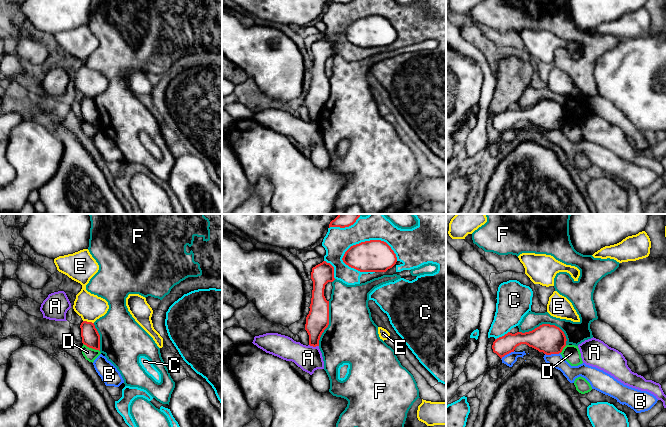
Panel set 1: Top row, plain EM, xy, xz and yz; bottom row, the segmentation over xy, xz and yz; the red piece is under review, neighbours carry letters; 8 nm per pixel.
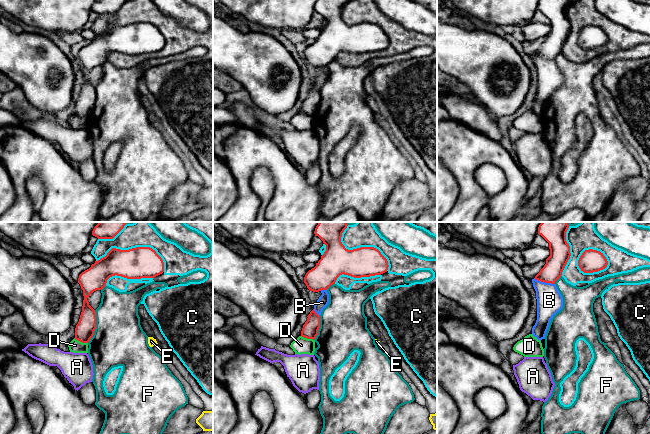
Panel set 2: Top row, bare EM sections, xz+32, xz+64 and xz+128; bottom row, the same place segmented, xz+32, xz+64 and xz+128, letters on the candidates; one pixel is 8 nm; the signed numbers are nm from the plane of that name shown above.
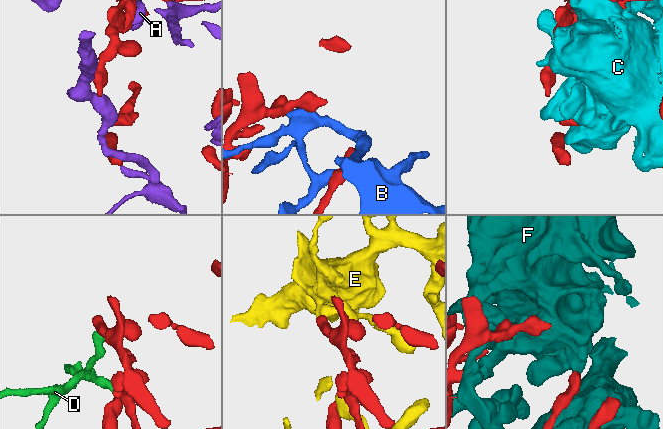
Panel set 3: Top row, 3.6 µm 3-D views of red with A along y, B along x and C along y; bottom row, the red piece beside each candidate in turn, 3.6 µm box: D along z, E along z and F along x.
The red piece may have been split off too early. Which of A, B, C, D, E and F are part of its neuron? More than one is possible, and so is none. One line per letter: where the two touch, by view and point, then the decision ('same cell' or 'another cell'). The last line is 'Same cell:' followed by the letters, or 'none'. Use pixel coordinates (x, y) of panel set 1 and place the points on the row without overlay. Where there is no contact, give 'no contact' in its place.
A: xz (314, 122) | another cell
B: yz (552, 129) | another cell
C: xz (371, 16) | another cell
D: xy (91, 123) | another cell
E: xy (88, 98) | another cell
F: yz (545, 100) | another cell
Same cell: none

